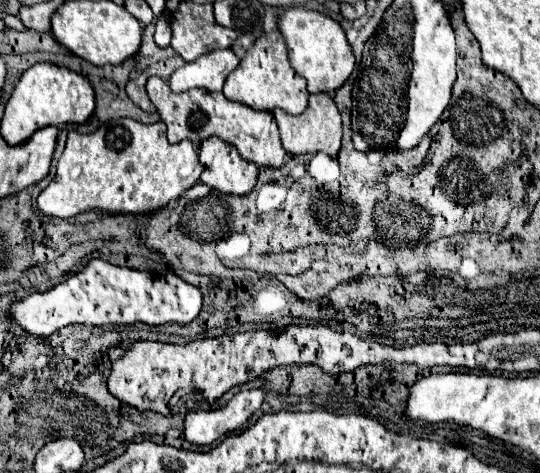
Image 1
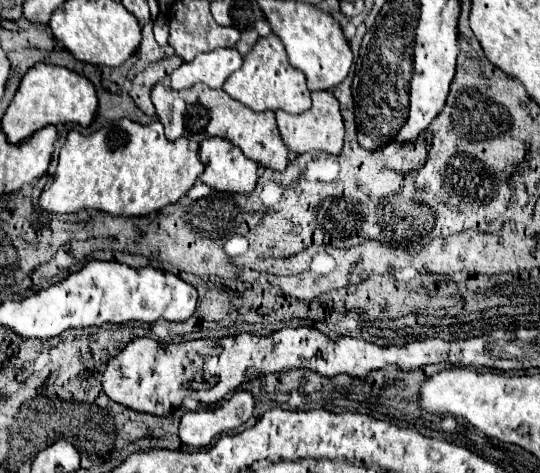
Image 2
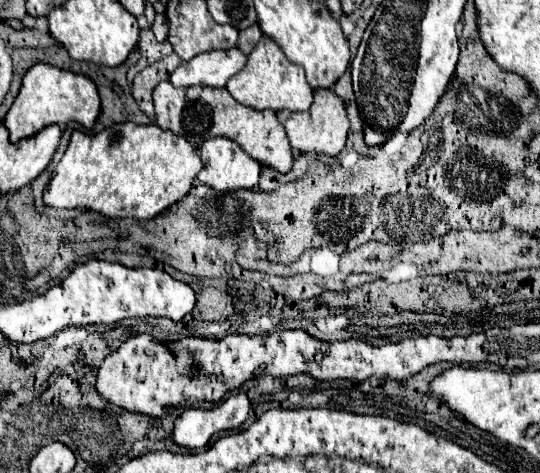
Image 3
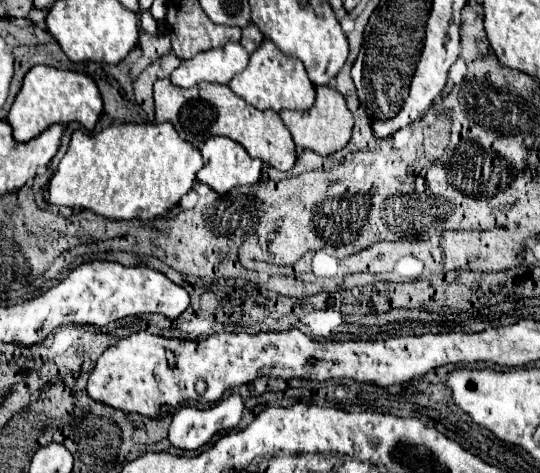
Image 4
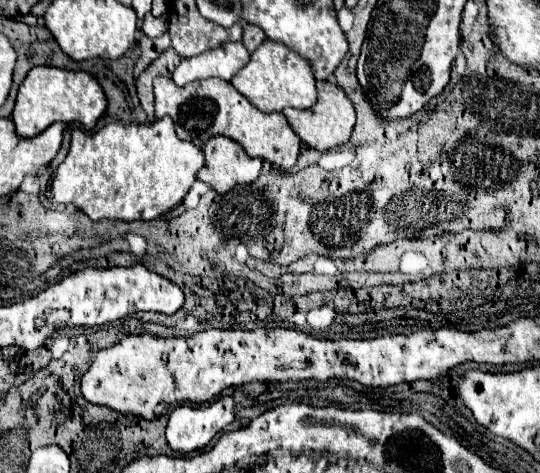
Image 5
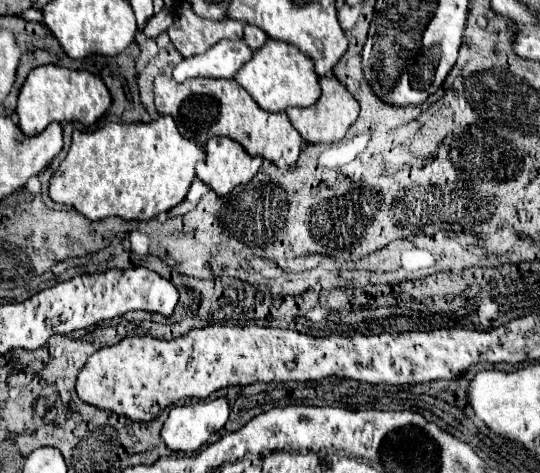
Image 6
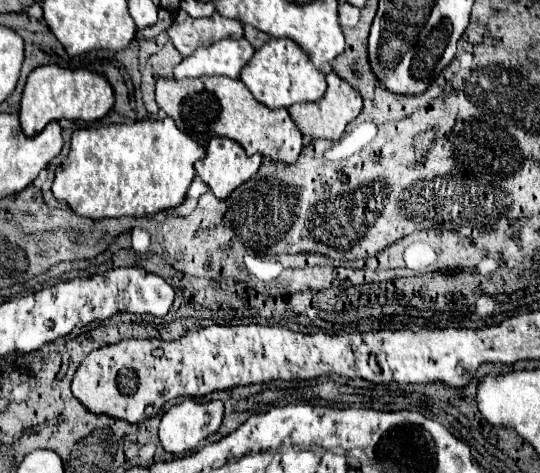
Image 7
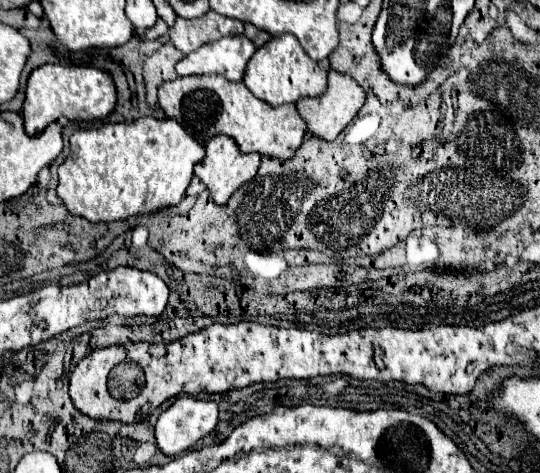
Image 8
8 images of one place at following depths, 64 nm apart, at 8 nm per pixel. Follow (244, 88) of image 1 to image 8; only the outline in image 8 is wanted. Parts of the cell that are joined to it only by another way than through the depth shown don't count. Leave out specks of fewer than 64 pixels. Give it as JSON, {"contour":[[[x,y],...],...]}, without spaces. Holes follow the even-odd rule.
{"contour":[[[282,34],[266,42],[262,48],[258,48],[258,52],[246,66],[244,84],[256,98],[264,100],[266,104],[282,106],[282,104],[294,104],[302,98],[322,96],[326,92],[326,74],[328,72],[304,52],[304,48],[292,34]]]}

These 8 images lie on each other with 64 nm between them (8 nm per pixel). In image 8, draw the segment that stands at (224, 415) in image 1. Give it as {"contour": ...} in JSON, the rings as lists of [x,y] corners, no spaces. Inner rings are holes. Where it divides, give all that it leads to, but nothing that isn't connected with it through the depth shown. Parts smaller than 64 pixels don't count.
{"contour":[[[190,396],[178,398],[168,410],[164,410],[156,422],[156,444],[168,456],[180,456],[190,450],[200,438],[208,436],[218,426],[218,404],[212,400],[196,400]]]}

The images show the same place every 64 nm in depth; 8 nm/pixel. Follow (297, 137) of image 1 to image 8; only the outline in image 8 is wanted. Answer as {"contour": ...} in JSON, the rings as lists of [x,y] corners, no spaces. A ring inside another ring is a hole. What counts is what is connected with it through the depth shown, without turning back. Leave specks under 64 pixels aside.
{"contour":[[[330,70],[328,72],[328,90],[318,98],[304,98],[304,100],[296,102],[296,110],[300,112],[302,120],[306,122],[308,132],[312,136],[318,136],[318,138],[324,138],[324,140],[334,140],[354,120],[354,116],[364,106],[364,100],[366,100],[366,94],[356,84],[354,78],[340,74],[336,70]]]}

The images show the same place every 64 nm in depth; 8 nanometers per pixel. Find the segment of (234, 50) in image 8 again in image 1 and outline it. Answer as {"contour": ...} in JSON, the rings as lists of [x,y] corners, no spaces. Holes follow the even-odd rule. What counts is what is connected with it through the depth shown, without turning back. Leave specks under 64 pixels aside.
{"contour":[[[212,50],[194,62],[178,68],[168,84],[172,92],[188,92],[192,88],[206,88],[210,92],[220,92],[226,76],[238,66],[238,58],[232,50]]]}

